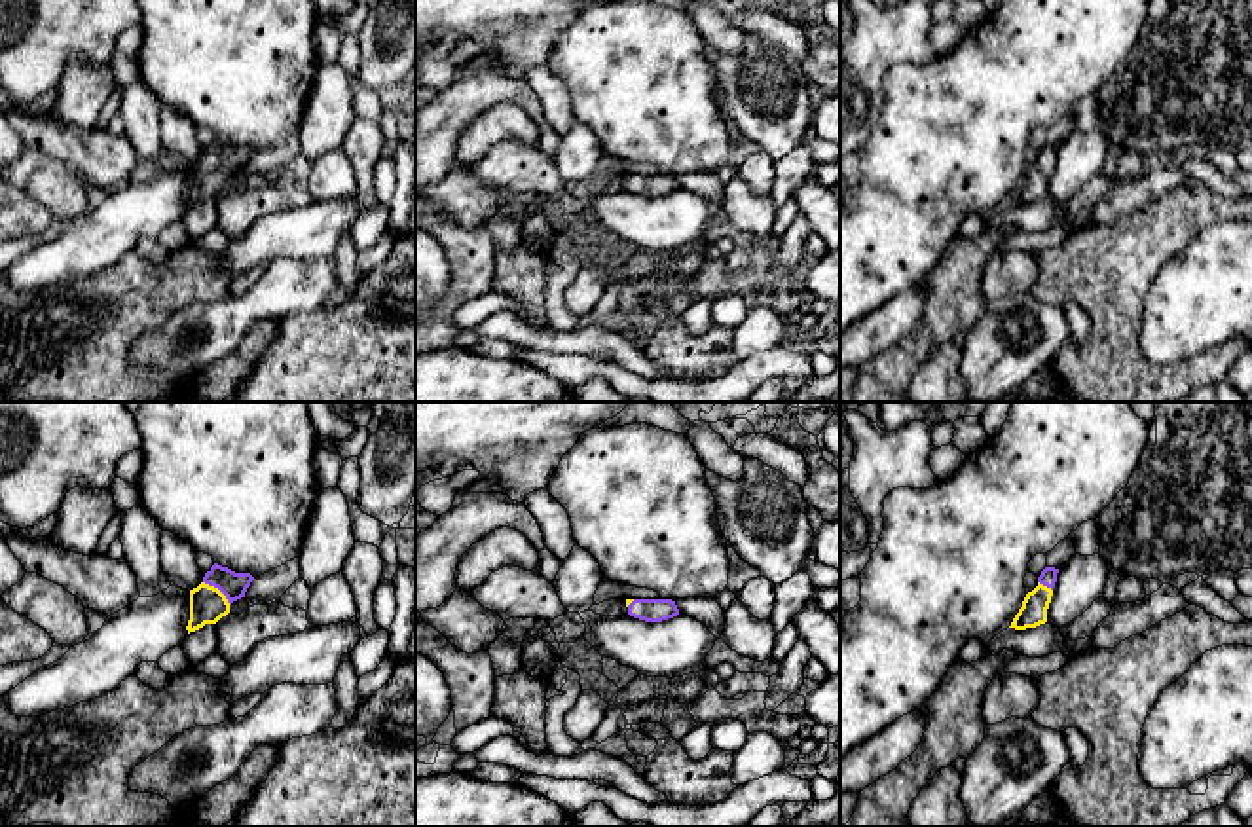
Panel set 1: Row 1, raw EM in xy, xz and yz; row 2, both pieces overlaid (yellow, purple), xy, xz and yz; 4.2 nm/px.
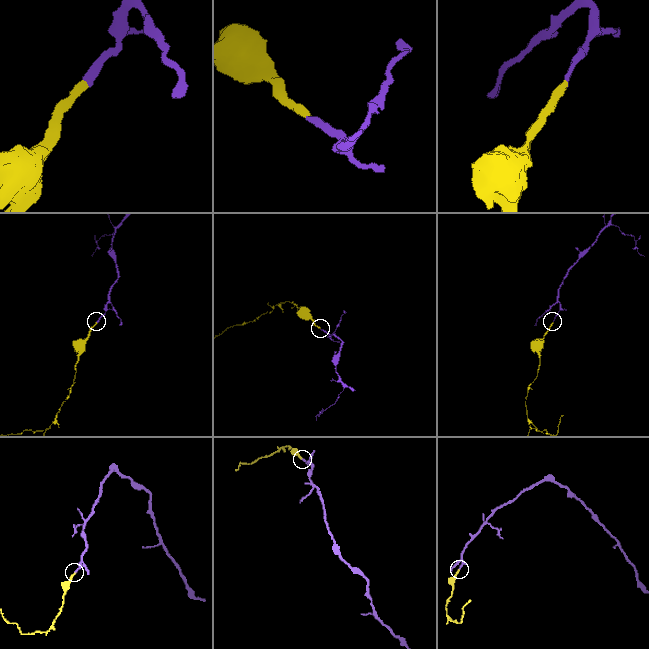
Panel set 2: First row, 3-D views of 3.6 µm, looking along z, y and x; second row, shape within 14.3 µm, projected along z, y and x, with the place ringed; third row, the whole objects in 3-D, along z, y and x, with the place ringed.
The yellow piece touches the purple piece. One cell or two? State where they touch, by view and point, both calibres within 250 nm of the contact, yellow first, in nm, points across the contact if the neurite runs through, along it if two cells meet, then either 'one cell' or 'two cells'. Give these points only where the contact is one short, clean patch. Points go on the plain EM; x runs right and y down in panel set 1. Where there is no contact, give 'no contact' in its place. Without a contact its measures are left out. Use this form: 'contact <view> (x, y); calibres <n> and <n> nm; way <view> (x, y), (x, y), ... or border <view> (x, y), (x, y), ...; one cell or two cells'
contact xy (219, 165); calibres 160 and 110 nm; way xy (207, 181), (219, 165), (232, 160); one cell

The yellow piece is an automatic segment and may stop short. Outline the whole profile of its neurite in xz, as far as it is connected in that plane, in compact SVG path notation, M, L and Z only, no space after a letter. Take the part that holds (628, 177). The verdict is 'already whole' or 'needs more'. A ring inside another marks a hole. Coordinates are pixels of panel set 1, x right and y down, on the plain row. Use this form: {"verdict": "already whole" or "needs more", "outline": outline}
{"verdict": "needs more", "outline": "M626 175L628 190L645 197L662 197L679 190L672 175Z"}

